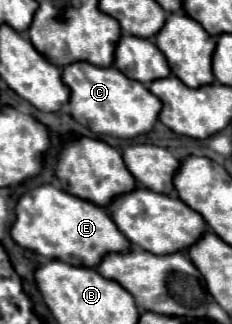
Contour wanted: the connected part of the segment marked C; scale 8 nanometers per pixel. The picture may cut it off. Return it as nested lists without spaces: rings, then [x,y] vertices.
[[[85,61],[71,63],[63,69],[63,81],[71,89],[69,107],[73,119],[97,135],[111,135],[119,139],[145,135],[153,129],[161,113],[161,99],[157,99],[147,85],[121,75],[115,67],[95,67]]]

